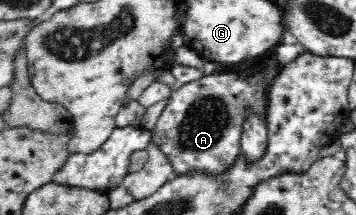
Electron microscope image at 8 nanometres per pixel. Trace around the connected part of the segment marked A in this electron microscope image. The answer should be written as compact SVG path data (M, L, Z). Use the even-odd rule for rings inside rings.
M271 65L259 75L241 79L235 73L204 75L198 81L183 84L169 98L152 130L152 143L167 156L175 175L201 172L224 176L241 154L244 121L251 115L265 119L269 111L269 89L285 65Z

